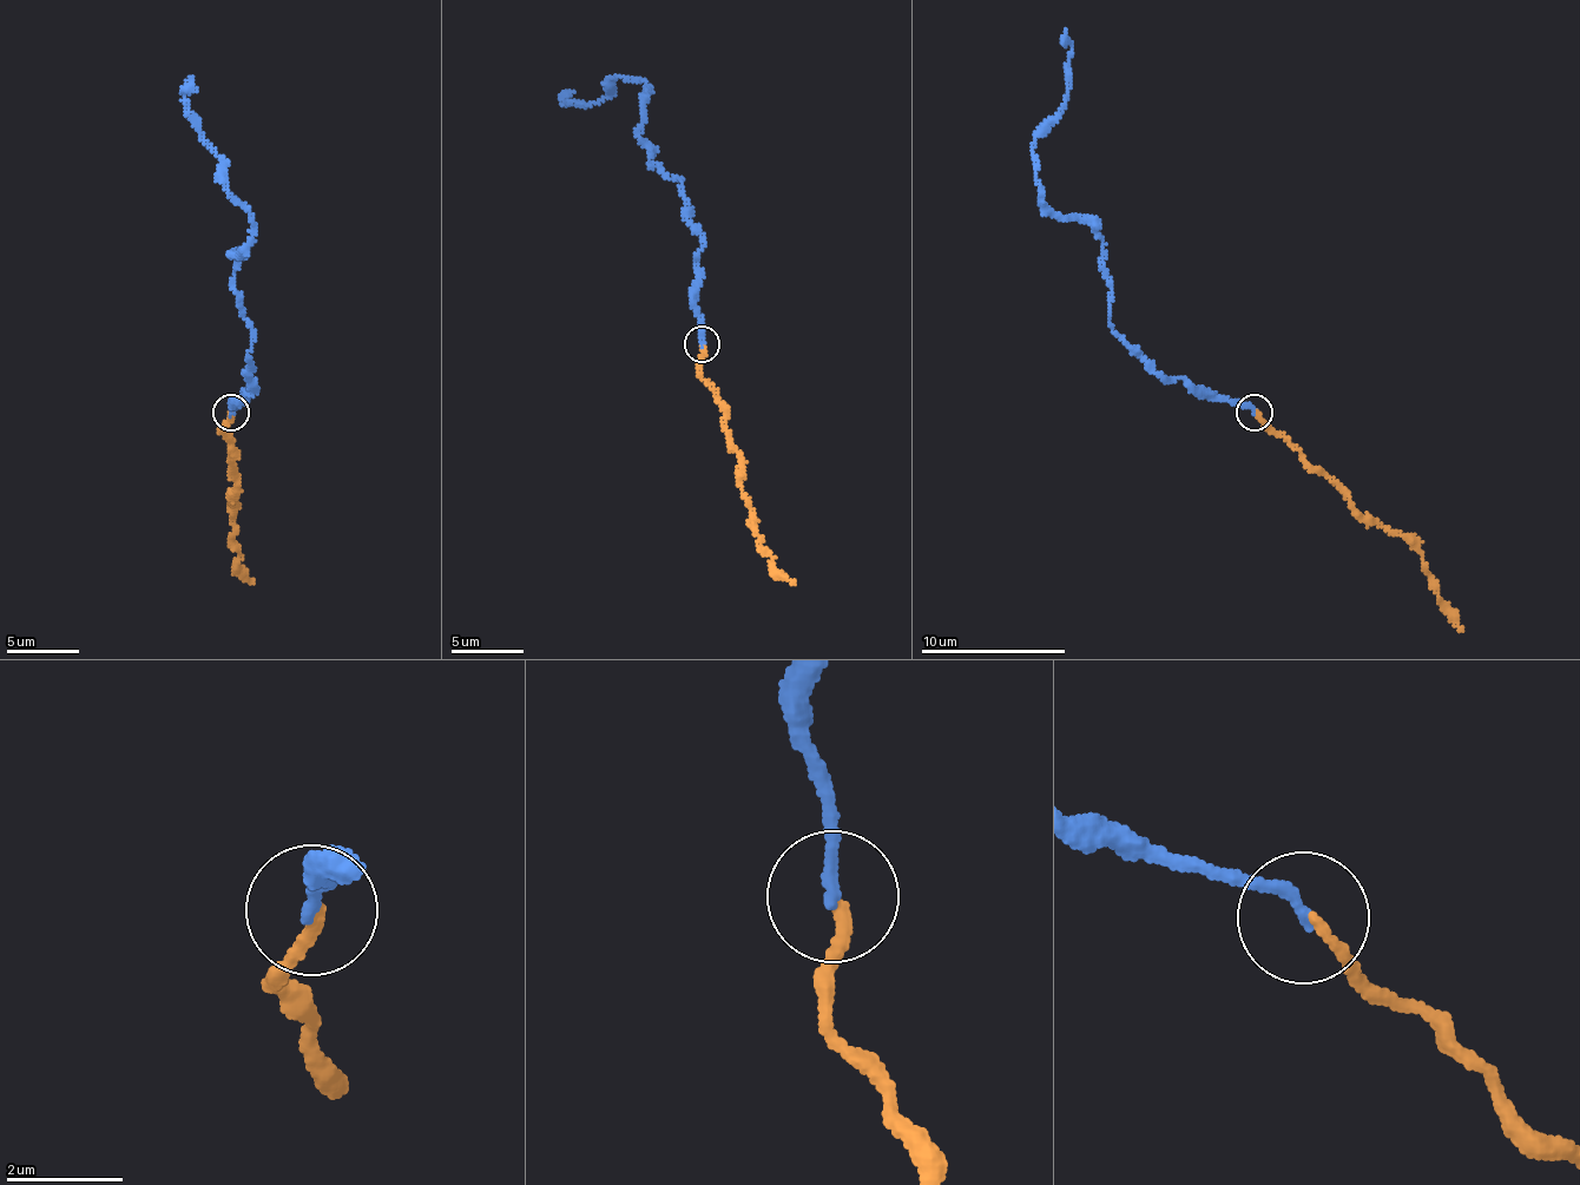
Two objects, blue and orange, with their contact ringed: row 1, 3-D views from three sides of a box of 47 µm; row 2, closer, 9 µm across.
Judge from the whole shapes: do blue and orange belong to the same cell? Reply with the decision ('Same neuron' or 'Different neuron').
Same neuron

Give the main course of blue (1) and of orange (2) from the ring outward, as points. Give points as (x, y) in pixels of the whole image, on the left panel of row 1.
1: (230, 414), (255, 382), (232, 257), (251, 241), (249, 210), (231, 193), (224, 160), (184, 97), (192, 77)
2: (230, 413), (221, 432), (235, 454), (231, 518), (237, 568), (254, 583)

